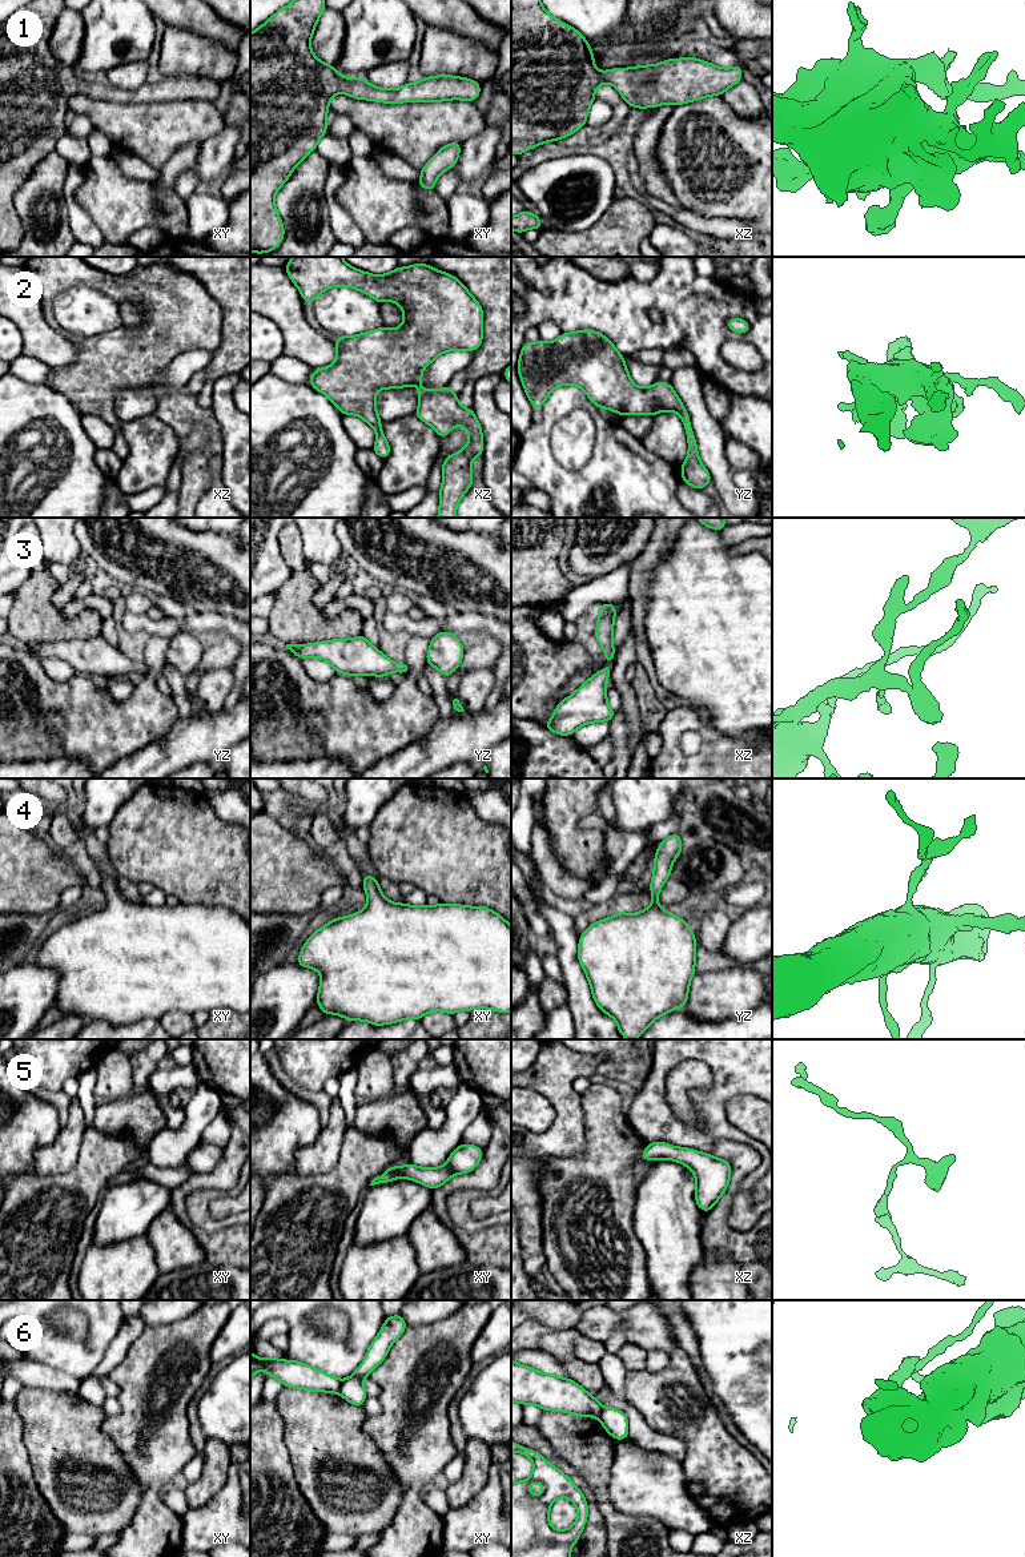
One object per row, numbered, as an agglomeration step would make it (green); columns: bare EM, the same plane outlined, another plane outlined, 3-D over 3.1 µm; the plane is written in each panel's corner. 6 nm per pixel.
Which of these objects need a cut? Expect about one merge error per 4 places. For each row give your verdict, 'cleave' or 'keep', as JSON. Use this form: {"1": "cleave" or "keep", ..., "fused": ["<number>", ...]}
{"1": "keep", "2": "keep", "3": "keep", "4": "keep", "5": "keep", "6": "cleave", "fused": ["6"]}

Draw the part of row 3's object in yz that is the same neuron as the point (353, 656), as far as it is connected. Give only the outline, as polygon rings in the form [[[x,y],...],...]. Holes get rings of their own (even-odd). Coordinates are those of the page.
[[[359,635],[353,639],[335,639],[314,644],[286,644],[286,648],[300,659],[319,657],[327,661],[337,673],[347,676],[386,677],[397,671],[407,675],[411,668],[406,661],[393,663],[369,640]]]

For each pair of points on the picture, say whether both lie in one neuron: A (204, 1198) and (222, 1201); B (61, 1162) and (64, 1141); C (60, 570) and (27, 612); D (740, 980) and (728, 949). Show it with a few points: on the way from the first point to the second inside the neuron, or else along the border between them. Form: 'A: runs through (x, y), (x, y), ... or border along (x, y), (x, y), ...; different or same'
A: border along (208, 1205), (208, 1211), (214, 1218), (236, 1214); different
B: runs through (61, 1157), (64, 1146); same
C: border along (47, 567), (61, 584); different
D: border along (735, 964), (751, 965); different

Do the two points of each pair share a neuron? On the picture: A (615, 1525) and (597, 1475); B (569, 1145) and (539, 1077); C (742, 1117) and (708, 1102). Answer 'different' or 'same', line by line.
A: same
B: same
C: different

